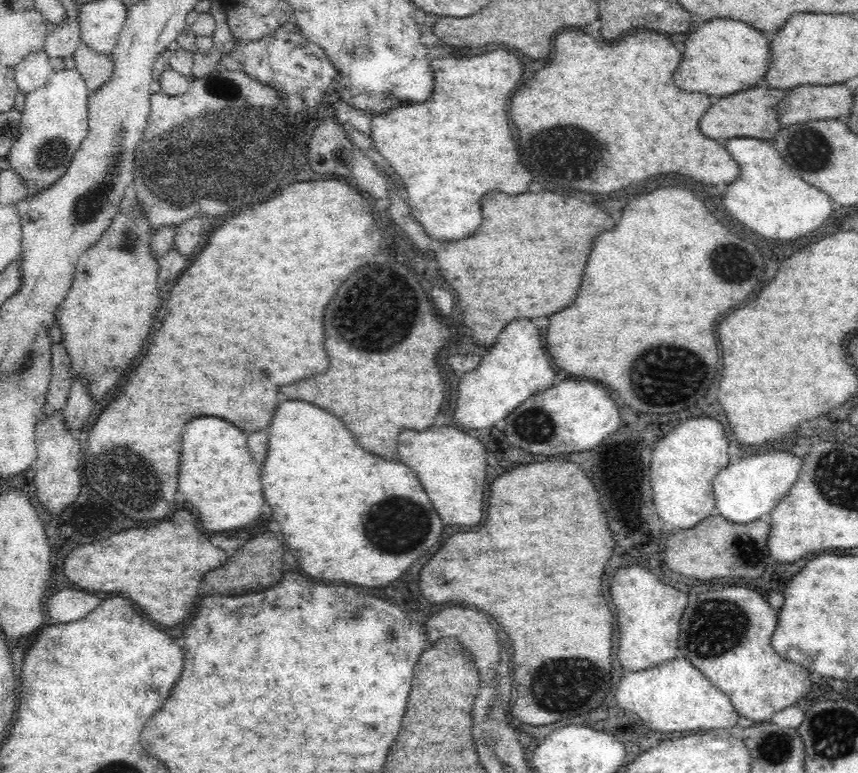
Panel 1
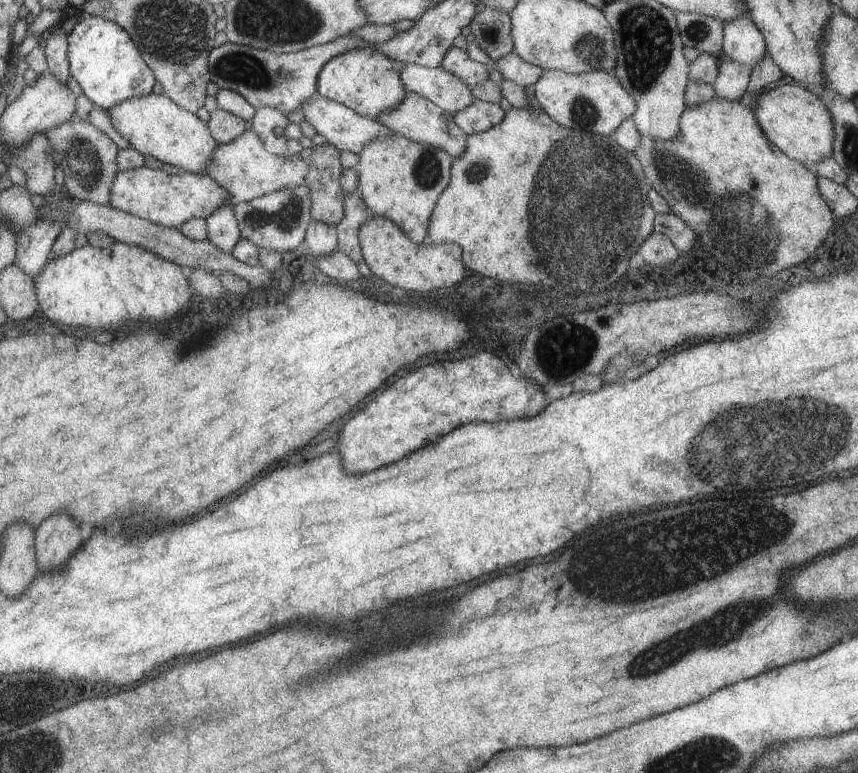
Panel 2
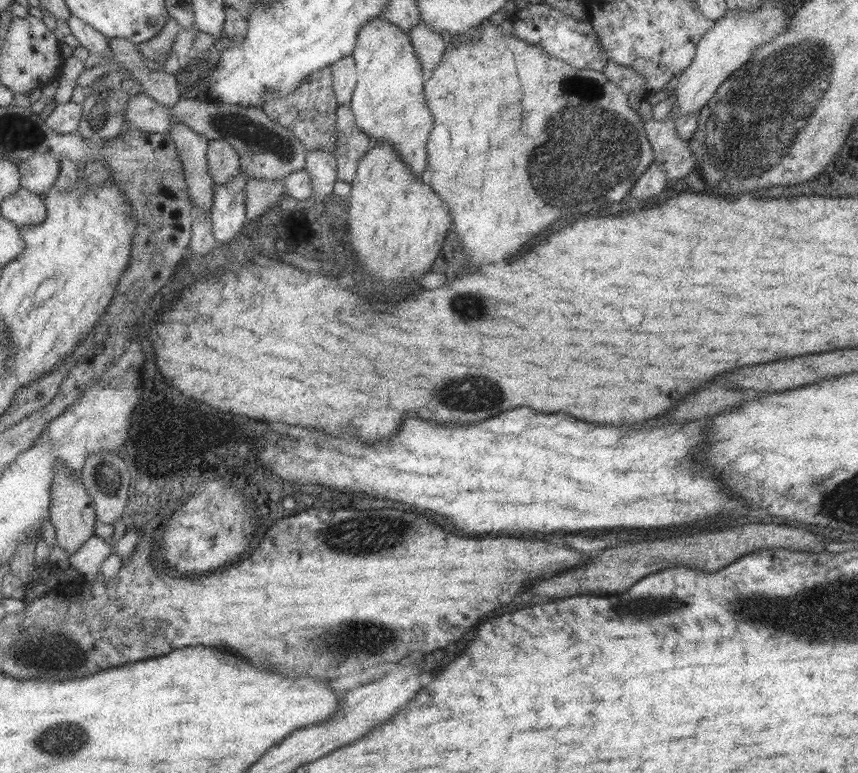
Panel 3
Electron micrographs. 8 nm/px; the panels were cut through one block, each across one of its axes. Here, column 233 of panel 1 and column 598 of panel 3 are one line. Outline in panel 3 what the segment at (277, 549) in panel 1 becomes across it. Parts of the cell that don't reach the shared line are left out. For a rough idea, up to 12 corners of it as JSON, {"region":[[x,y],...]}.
{"region":[[743,524],[607,548],[537,596],[625,592],[667,566],[715,572],[763,548],[809,552],[801,528]]}

